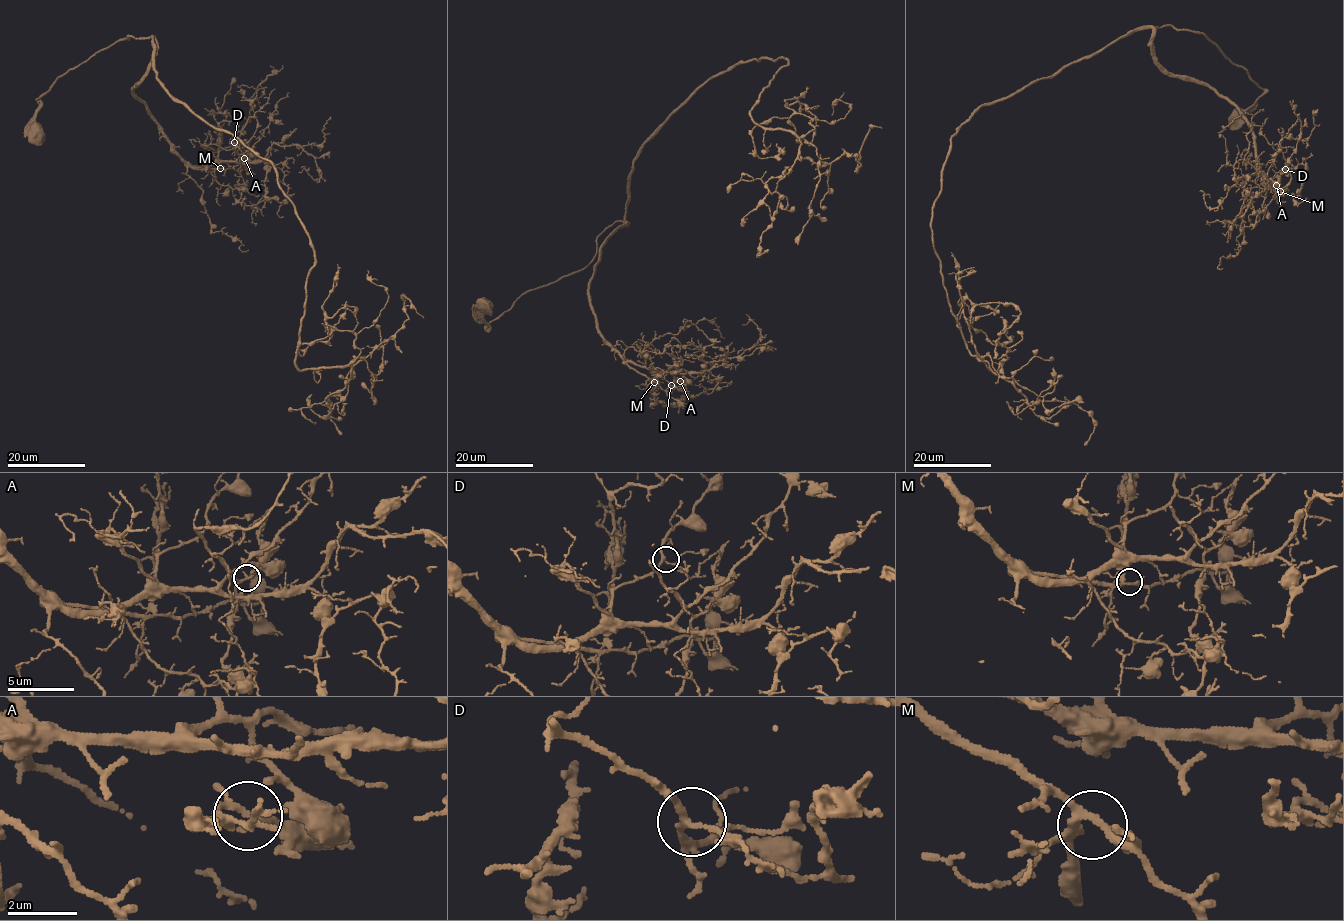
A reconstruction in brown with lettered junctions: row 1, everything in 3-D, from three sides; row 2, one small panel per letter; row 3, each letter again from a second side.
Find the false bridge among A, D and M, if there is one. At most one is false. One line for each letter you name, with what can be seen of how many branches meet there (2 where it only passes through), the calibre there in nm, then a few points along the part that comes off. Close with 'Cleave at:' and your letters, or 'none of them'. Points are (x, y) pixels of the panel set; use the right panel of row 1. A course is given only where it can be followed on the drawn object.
Cleave at: none of them

